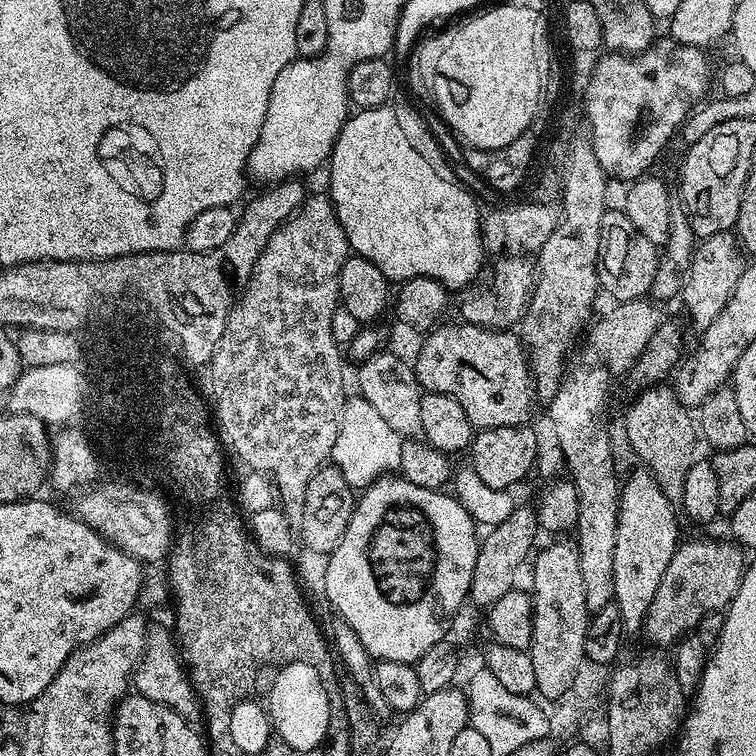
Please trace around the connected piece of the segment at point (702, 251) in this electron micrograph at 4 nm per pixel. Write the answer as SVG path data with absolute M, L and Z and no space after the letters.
M735 231L710 234L695 245L678 296L684 299L684 308L696 330L708 328L710 322L722 314L722 306L730 302L734 286L738 286L738 278L742 278L745 263L746 253Z

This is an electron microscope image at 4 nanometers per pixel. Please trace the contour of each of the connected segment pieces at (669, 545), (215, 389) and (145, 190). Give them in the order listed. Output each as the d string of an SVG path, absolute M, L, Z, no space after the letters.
M647 470L630 473L628 481L619 485L614 546L614 603L620 612L620 623L625 633L639 633L643 629L644 615L650 602L654 602L654 594L658 594L658 582L662 582L662 574L666 574L670 558L674 558L681 539L676 529L675 511L673 501L666 498L656 479Z
M324 194L321 196L305 195L299 208L281 224L278 230L274 230L270 242L266 242L258 262L252 267L251 280L240 293L236 304L226 318L226 330L222 330L222 338L218 338L218 346L214 346L212 361L206 366L206 372L212 379L210 400L214 405L214 420L218 425L218 432L223 443L228 446L232 444L233 450L240 455L241 462L249 464L247 467L251 471L261 473L274 481L274 492L278 500L281 500L279 501L281 505L299 506L303 504L304 488L308 485L308 479L318 469L329 463L334 450L334 442L338 442L338 426L342 426L342 410L346 399L346 391L344 392L345 357L342 355L341 345L334 342L334 334L330 334L330 318L334 318L334 310L340 304L340 271L344 263L348 261L349 255L348 239L338 222L331 199Z
M116 120L116 124L104 124L100 128L100 136L96 136L96 144L92 144L92 160L96 160L96 168L124 192L124 196L132 196L132 200L145 199L149 202L160 194L162 169L158 154L158 141L152 132L148 132L145 123L132 120Z

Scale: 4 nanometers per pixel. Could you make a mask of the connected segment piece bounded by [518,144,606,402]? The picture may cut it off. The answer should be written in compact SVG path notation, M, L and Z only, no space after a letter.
M584 144L577 145L572 153L567 180L567 215L535 253L535 284L524 316L518 323L518 335L528 354L528 369L532 371L534 396L541 402L552 400L556 393L566 371L564 358L572 346L572 339L584 323L589 323L588 315L592 312L596 292L601 291L596 263L600 223L606 211L601 205L603 181L596 160Z

